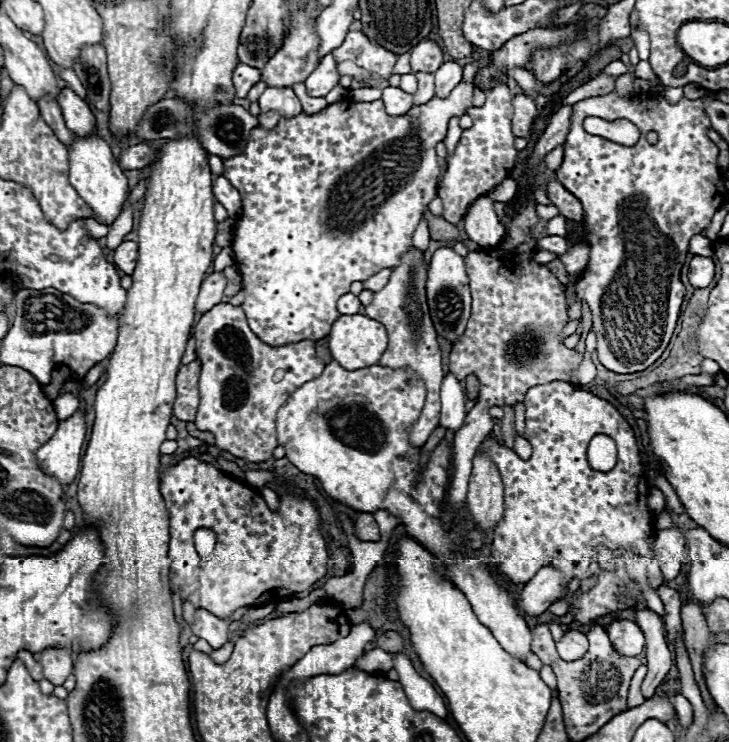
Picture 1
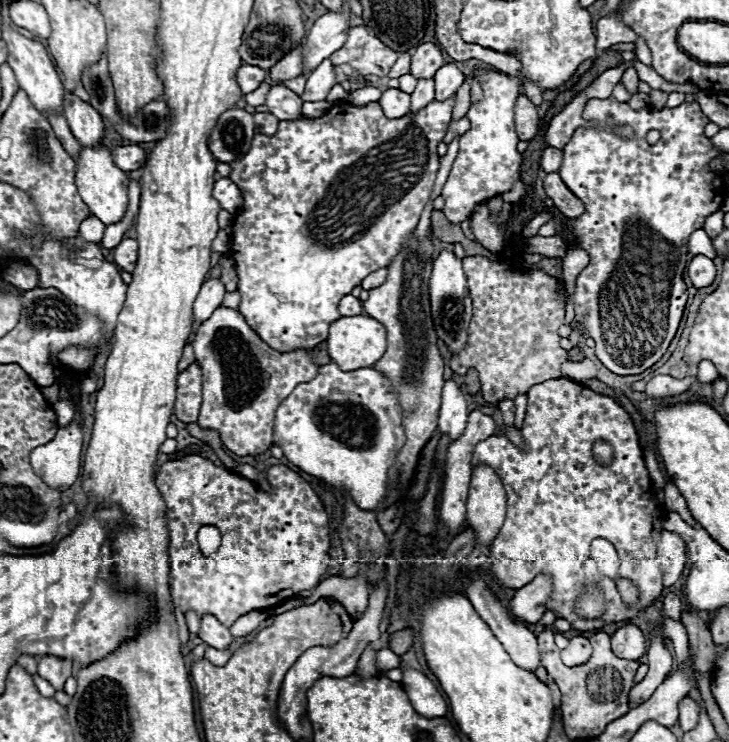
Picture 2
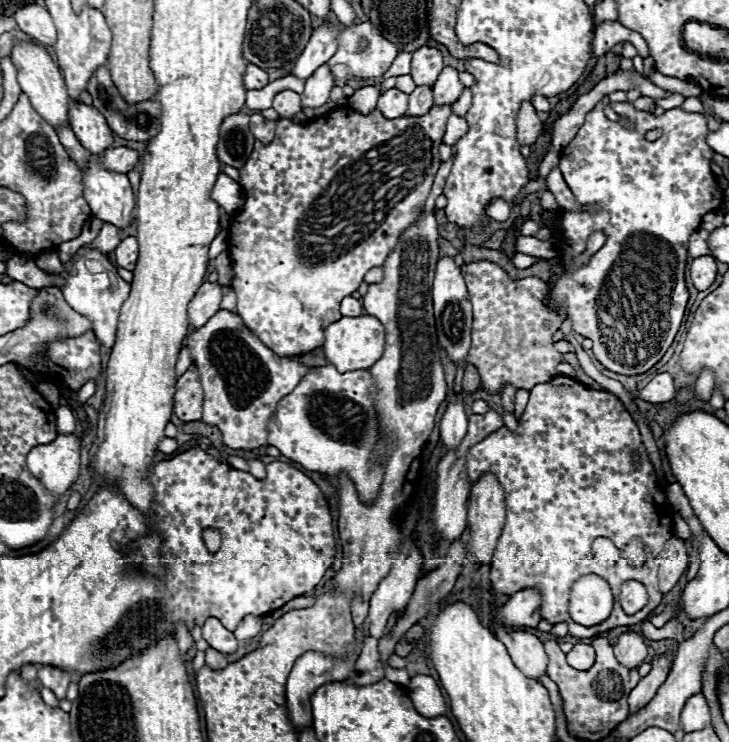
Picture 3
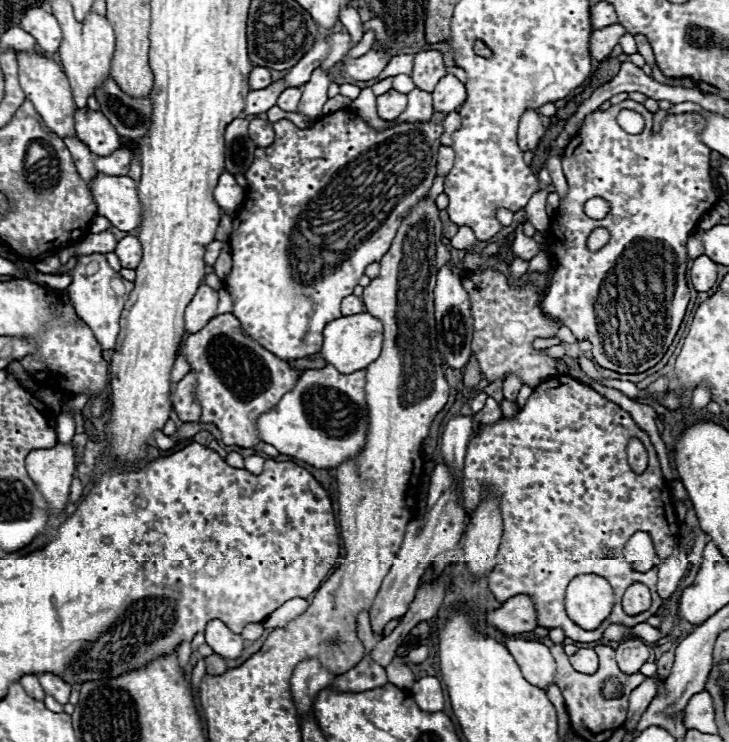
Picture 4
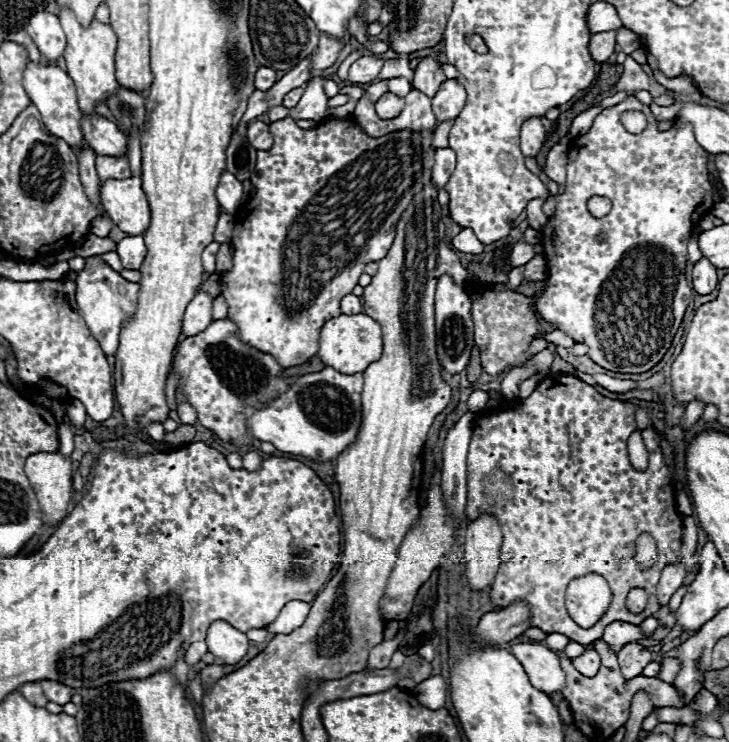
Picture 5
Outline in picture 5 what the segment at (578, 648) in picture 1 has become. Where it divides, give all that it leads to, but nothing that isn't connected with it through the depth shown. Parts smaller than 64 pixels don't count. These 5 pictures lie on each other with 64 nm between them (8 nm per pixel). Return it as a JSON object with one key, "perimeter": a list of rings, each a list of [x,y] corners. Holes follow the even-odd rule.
{"perimeter":[[[584,650],[582,656],[572,658],[572,664],[584,676],[594,676],[598,672],[598,668],[600,668],[600,656],[596,654],[596,650]]]}

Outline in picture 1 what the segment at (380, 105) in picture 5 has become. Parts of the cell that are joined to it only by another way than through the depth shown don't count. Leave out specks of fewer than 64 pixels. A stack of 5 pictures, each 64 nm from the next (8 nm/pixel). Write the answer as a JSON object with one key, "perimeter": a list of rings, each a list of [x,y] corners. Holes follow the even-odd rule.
{"perimeter":[[[388,86],[382,90],[382,100],[384,100],[384,106],[386,106],[386,112],[390,116],[402,116],[406,114],[412,106],[414,106],[414,98],[412,94],[396,88],[396,86]]]}

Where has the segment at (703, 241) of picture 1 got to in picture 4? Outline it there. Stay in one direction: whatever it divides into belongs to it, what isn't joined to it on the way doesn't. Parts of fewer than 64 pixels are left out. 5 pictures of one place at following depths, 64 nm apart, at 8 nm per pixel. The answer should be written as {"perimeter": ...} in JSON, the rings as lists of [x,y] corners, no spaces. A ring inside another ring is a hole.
{"perimeter":[[[698,230],[698,232],[694,232],[694,234],[690,236],[690,240],[688,240],[688,256],[690,256],[692,260],[696,260],[698,256],[704,254],[702,236],[704,236],[704,230]]]}

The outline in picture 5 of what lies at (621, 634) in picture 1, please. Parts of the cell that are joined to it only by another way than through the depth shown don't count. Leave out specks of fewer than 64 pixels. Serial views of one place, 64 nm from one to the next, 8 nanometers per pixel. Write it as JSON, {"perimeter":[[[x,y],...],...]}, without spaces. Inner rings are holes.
{"perimeter":[[[628,642],[618,650],[618,662],[626,680],[640,676],[642,670],[652,662],[652,654],[638,642]]]}

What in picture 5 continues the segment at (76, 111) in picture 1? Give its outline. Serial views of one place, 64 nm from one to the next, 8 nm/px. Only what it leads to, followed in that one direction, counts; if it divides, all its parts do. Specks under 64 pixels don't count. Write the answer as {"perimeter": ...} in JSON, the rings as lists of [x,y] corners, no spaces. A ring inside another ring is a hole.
{"perimeter":[[[82,116],[80,130],[84,142],[98,156],[124,156],[126,154],[126,134],[118,130],[114,122],[104,116]]]}

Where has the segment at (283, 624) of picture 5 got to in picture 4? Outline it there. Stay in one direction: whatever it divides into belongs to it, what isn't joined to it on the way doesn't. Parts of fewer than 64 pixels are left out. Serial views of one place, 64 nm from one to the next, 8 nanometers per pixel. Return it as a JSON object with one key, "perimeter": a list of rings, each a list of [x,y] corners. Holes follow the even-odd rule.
{"perimeter":[[[294,598],[285,602],[278,610],[274,610],[262,624],[264,624],[264,628],[278,628],[278,626],[282,626],[282,624],[286,624],[286,622],[290,622],[292,620],[292,616],[298,616],[298,614],[302,614],[304,610],[306,610],[309,606],[309,601],[307,599],[302,598]]]}

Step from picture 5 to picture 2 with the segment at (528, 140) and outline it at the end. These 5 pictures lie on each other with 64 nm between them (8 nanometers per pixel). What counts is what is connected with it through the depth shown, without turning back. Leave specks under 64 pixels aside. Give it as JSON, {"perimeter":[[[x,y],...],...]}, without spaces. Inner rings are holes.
{"perimeter":[[[526,96],[516,98],[514,122],[516,122],[516,134],[520,140],[532,140],[536,136],[538,114],[536,114],[536,106]]]}

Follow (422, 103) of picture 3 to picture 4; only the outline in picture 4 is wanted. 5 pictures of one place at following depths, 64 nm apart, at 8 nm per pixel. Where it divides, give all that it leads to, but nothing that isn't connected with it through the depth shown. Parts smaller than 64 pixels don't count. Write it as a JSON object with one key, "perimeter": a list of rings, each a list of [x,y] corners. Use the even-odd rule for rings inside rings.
{"perimeter":[[[414,88],[408,94],[408,108],[398,116],[398,120],[402,120],[402,122],[422,122],[422,120],[430,120],[432,114],[434,114],[432,94],[424,92],[420,88]]]}

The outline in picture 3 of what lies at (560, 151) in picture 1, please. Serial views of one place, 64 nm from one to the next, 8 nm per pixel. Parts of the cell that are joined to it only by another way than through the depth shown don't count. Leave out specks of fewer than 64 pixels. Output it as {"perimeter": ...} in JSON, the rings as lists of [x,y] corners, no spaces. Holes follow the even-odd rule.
{"perimeter":[[[548,150],[544,160],[542,160],[542,164],[540,164],[540,176],[546,178],[550,174],[550,170],[554,166],[558,166],[558,162],[560,162],[560,152],[558,150]]]}

